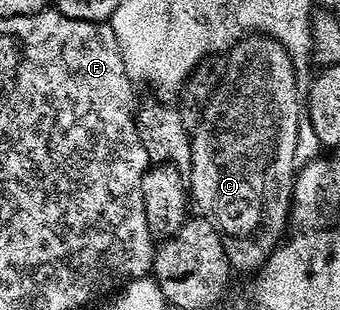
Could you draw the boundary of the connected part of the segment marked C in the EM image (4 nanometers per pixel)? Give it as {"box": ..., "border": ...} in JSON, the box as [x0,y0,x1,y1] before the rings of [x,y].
{"box":[186,34,302,273],"border":[[[244,34],[244,45],[232,53],[228,77],[221,93],[212,97],[208,111],[201,111],[190,129],[192,164],[186,178],[190,200],[198,207],[199,215],[214,226],[220,236],[229,265],[240,272],[255,273],[263,268],[268,255],[280,243],[288,222],[292,199],[294,171],[297,169],[296,141],[302,130],[302,110],[296,98],[297,65],[288,57],[288,51],[272,35]]]}

